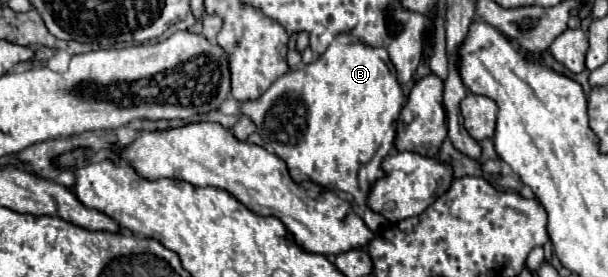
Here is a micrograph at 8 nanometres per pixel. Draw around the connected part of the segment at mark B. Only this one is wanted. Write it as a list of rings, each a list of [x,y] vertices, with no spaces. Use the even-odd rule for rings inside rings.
[[[339,34],[315,62],[303,66],[301,70],[283,74],[259,100],[241,104],[241,110],[253,120],[265,146],[287,162],[289,174],[293,174],[295,182],[313,182],[325,190],[339,190],[351,196],[353,204],[365,212],[363,220],[375,234],[387,224],[387,220],[369,210],[367,198],[373,182],[385,176],[381,162],[395,148],[397,120],[405,102],[397,76],[393,76],[385,58],[389,58],[385,48],[371,48],[351,40],[347,34]]]

